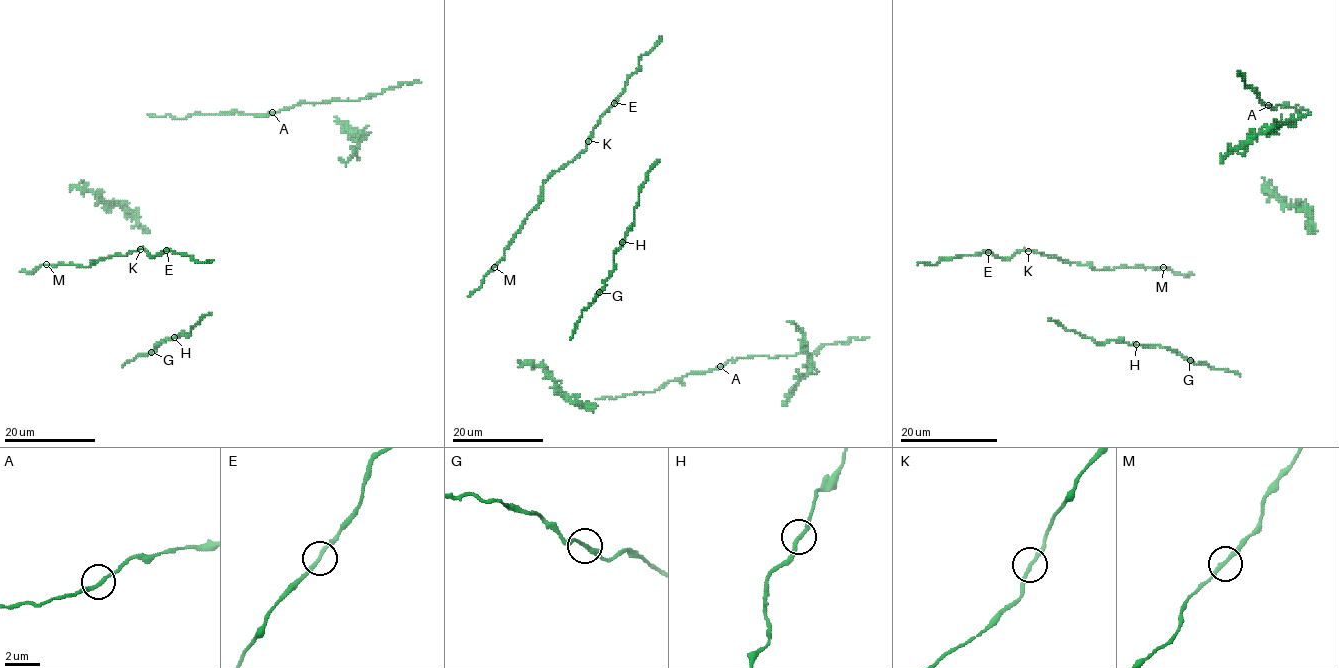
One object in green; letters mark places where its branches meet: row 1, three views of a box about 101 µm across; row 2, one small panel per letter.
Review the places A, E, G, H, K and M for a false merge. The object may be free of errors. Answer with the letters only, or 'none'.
none

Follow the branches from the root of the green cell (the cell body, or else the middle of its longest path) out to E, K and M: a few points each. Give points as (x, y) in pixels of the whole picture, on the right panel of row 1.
E: (1191, 273), (1182, 275), (1167, 268), (1140, 267), (1097, 270), (1037, 251), (1020, 251), (1008, 258), (988, 252)
K: (1191, 273), (1182, 275), (1167, 268), (1140, 267), (1097, 270), (1028, 251)
M: (1191, 273), (1175, 274), (1163, 267)

